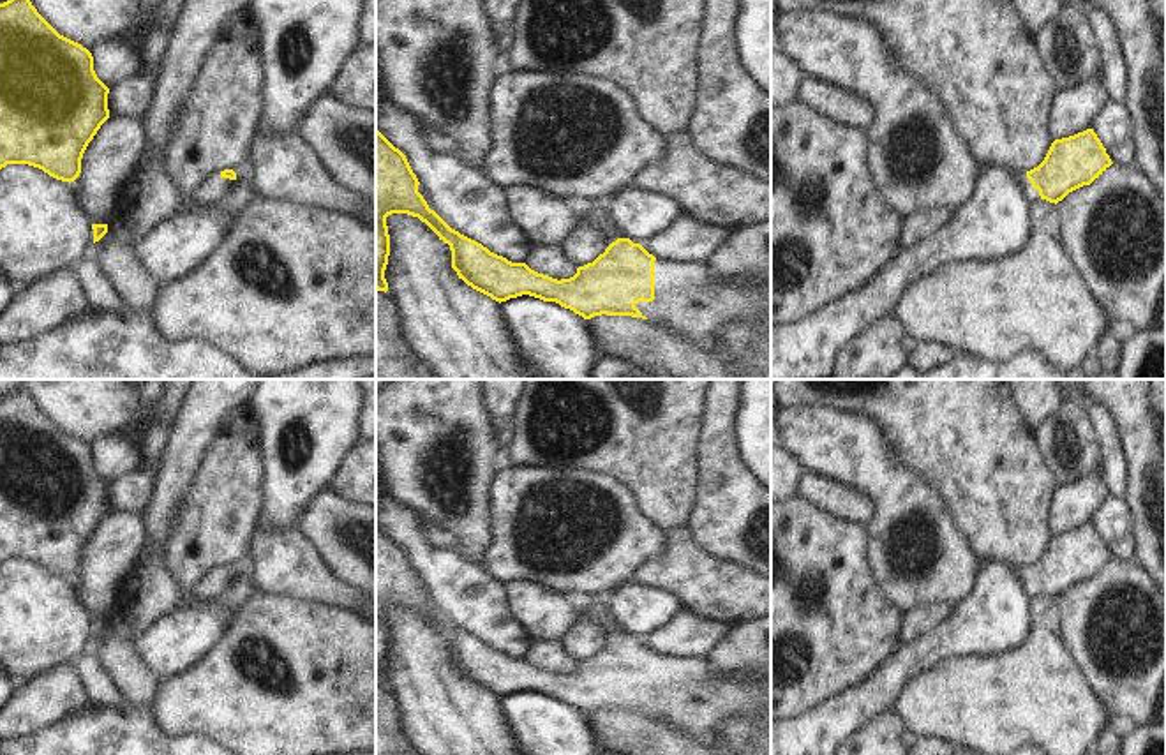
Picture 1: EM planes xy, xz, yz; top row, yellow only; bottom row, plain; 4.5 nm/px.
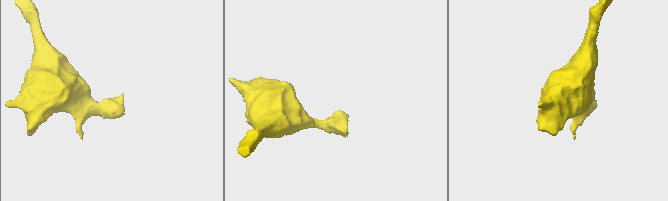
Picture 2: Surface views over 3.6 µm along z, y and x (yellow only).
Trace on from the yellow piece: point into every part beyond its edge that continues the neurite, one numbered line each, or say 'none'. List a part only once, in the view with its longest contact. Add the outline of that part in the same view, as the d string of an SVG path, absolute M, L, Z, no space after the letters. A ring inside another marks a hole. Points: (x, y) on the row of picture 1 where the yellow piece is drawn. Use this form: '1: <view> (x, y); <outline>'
1: xy (212, 187); M222 171L206 175L192 192L182 196L182 201L212 206L224 199L236 180L222 178Z
2: xz (692, 302); M654 261L654 300L639 302L635 307L649 323L672 330L695 349L716 355L727 372L727 379L771 379L771 282L751 284L748 279L714 277L707 263ZM727 323L748 323L755 335L753 355L734 356L721 339Z

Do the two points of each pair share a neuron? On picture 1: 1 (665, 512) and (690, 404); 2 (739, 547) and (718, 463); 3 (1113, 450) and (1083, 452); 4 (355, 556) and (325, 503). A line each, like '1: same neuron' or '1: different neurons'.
1: same neuron
2: same neuron
3: different neurons
4: same neuron

